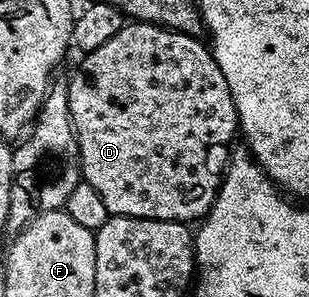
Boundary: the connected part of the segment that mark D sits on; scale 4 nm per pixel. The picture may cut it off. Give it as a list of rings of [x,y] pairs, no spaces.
[[[127,22],[111,38],[111,42],[103,42],[99,50],[91,50],[80,57],[81,65],[67,80],[69,89],[69,117],[73,123],[73,133],[79,146],[81,159],[81,179],[84,183],[95,186],[99,198],[103,198],[103,206],[107,206],[110,216],[134,216],[135,218],[151,218],[152,220],[179,220],[182,222],[200,221],[209,207],[215,202],[217,191],[225,169],[231,159],[234,147],[233,135],[239,132],[237,111],[231,90],[227,86],[227,78],[223,78],[223,70],[219,70],[219,62],[215,62],[212,51],[200,44],[197,36],[189,36],[186,32],[176,32],[173,28],[162,28],[160,24],[144,22]]]

